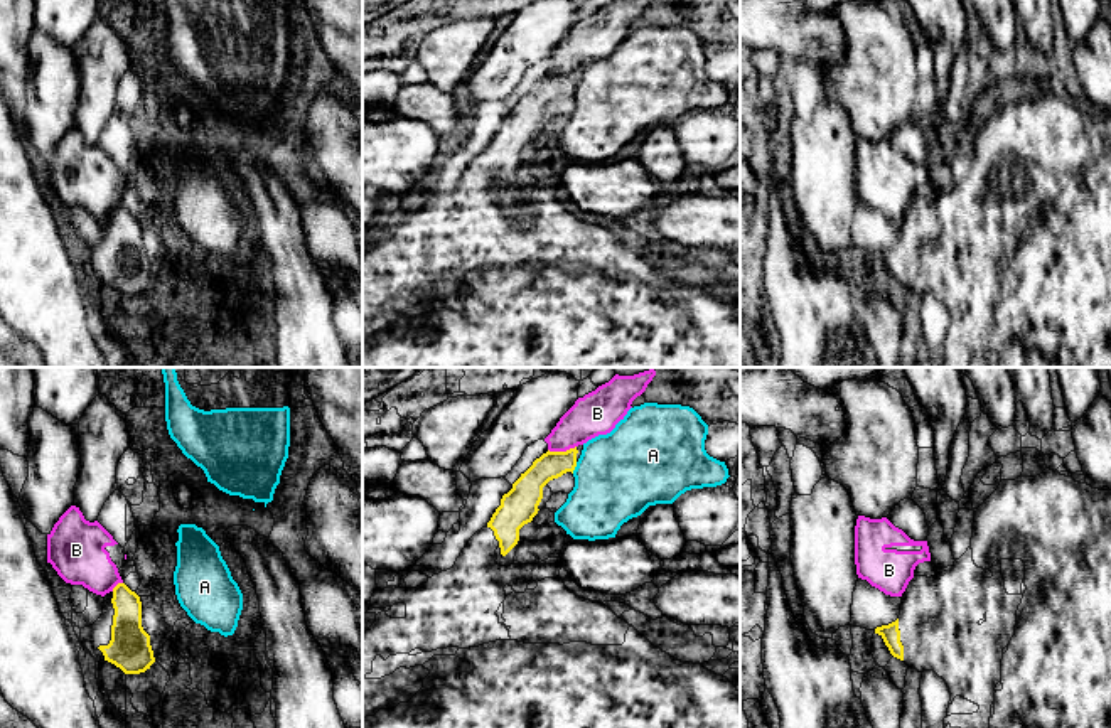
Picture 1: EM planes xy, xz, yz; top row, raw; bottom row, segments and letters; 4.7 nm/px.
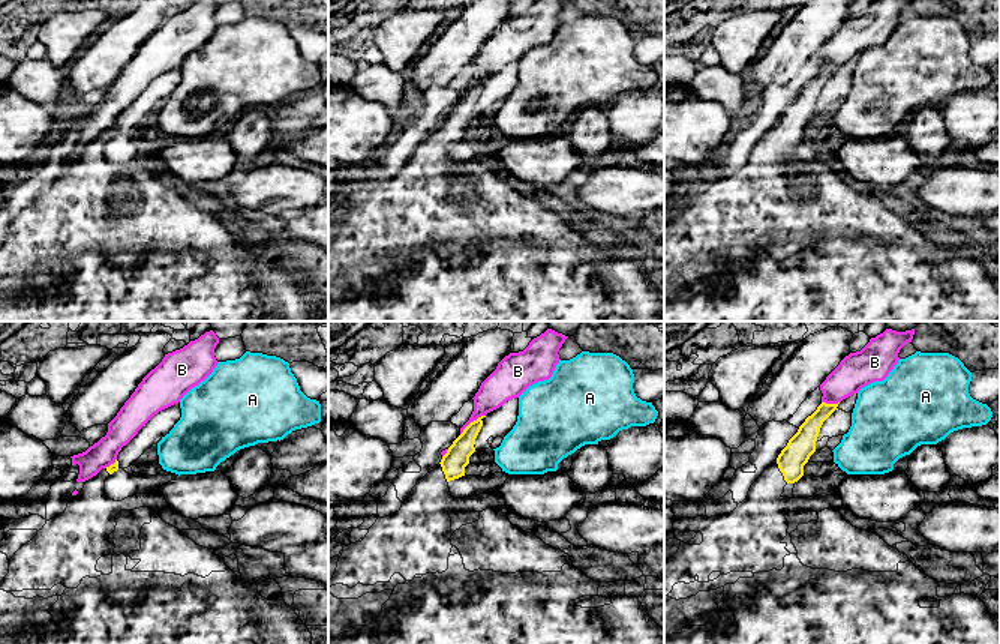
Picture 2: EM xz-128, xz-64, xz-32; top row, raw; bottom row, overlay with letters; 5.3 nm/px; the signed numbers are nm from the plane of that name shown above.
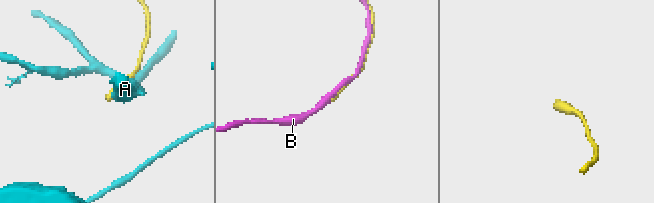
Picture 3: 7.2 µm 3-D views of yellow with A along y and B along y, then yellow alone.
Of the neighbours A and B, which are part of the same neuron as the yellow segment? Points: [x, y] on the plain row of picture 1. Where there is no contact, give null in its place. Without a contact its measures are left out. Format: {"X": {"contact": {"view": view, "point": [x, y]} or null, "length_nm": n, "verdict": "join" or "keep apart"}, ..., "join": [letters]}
{"A": {"contact": {"view": "xz", "point": [575, 88]}, "length_nm": 60, "verdict": "keep apart"}, "B": {"contact": {"view": "xz", "point": [562, 74]}, "length_nm": 140, "verdict": "keep apart"}, "join": []}

